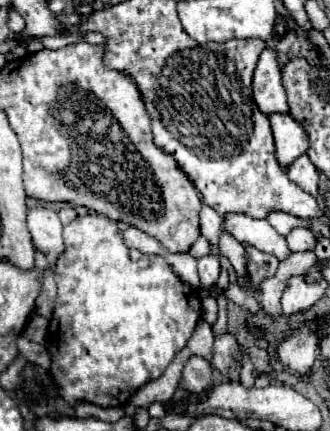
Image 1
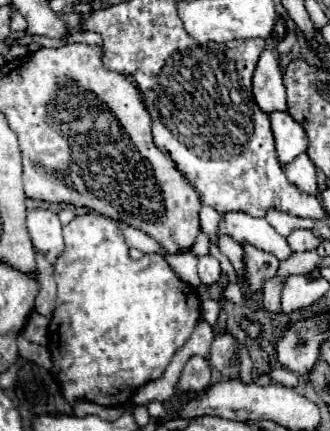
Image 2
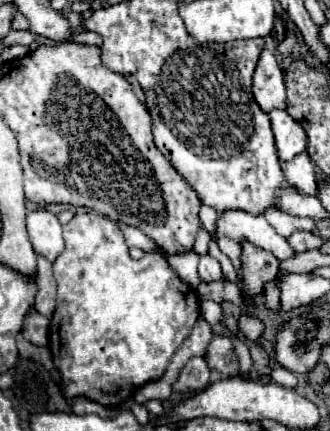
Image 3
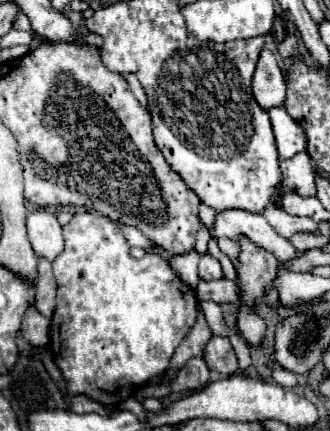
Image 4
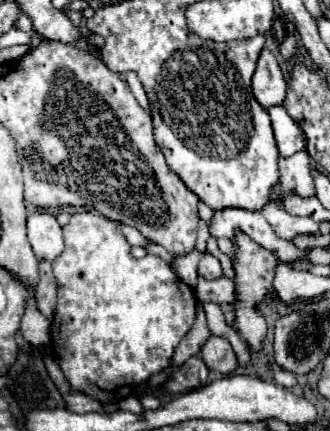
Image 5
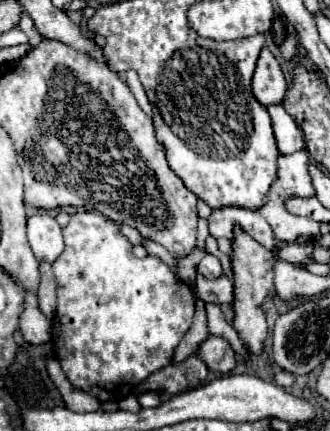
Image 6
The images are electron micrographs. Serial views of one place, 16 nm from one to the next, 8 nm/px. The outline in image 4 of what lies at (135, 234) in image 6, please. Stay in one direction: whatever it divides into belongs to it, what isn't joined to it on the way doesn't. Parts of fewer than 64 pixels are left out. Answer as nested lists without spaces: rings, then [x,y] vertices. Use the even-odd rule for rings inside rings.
[[[122,226],[122,232],[124,232],[126,242],[128,242],[130,246],[142,248],[142,250],[146,250],[146,252],[150,252],[150,250],[156,246],[150,238],[146,238],[146,236],[144,236],[138,228],[134,228],[134,226]]]

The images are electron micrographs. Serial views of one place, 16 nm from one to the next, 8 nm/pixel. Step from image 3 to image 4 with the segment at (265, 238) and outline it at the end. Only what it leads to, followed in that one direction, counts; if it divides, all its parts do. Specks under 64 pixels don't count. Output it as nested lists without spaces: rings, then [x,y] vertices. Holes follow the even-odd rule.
[[[240,210],[220,212],[216,216],[216,228],[212,230],[212,236],[214,238],[226,236],[232,240],[240,240],[240,236],[246,236],[256,246],[272,252],[280,262],[298,256],[292,244],[286,238],[278,236],[262,214],[256,216],[252,212],[240,212]]]

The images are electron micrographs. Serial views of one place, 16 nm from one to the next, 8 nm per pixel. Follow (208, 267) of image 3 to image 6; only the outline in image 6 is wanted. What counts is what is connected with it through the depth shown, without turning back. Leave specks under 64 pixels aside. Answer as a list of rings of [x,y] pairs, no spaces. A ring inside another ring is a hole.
[[[204,254],[204,258],[200,260],[198,264],[198,272],[208,278],[208,280],[214,280],[214,278],[220,278],[222,276],[222,266],[220,266],[220,260],[212,254]]]

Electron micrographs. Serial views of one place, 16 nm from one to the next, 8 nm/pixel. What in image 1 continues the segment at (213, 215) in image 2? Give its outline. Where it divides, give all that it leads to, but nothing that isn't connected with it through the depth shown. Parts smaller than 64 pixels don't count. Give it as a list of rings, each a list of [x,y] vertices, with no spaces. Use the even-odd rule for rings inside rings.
[[[204,206],[200,210],[200,234],[208,238],[212,248],[218,248],[218,242],[220,242],[220,234],[222,234],[220,220],[222,220],[222,216],[216,210],[212,210],[210,206]]]

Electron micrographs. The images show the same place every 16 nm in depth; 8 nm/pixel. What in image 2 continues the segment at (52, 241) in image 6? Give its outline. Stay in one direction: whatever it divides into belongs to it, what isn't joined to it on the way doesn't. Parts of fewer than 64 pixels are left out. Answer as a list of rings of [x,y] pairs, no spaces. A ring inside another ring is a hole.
[[[42,206],[32,208],[28,212],[28,232],[34,248],[42,252],[50,264],[54,264],[64,250],[62,224],[58,220],[58,214]]]

